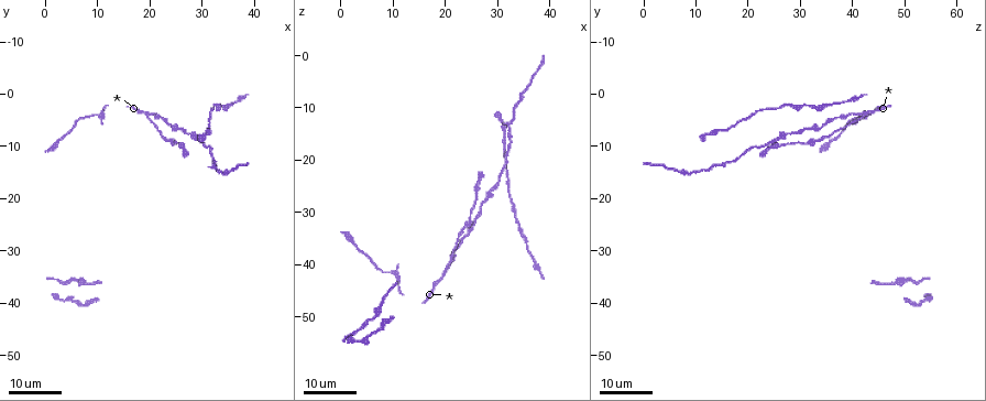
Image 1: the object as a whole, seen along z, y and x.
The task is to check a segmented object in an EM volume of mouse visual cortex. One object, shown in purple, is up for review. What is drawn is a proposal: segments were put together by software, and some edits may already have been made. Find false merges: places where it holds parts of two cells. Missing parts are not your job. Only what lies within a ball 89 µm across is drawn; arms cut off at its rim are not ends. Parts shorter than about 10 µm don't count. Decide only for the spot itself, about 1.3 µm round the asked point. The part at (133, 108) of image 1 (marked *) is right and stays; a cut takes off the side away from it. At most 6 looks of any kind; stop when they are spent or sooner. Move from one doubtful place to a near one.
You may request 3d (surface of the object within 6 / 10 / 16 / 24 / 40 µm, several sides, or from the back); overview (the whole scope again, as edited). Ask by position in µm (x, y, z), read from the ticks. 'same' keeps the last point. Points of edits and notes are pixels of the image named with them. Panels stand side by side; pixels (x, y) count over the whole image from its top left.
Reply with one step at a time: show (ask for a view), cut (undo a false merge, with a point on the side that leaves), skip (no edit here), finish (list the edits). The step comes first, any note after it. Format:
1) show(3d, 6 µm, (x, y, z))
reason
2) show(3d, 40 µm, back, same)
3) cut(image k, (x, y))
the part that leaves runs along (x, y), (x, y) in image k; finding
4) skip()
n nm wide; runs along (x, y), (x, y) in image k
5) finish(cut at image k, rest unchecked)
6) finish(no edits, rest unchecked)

show(3d, 24 µm, (25.0, 9.5, 31.0))

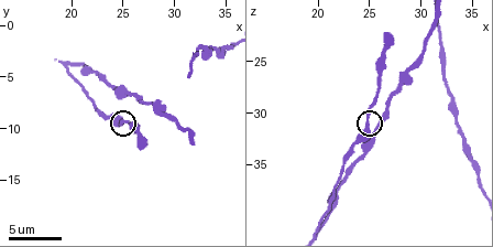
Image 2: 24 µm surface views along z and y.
show(3d, 10 µm, same)

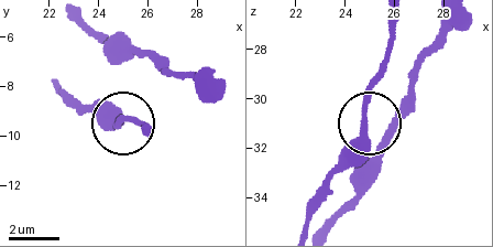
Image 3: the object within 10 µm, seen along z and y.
skip()
continuous, no second cell

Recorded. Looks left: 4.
show(3d, 16 µm, (29.2, 8.6, 25.4))
thick turns thin

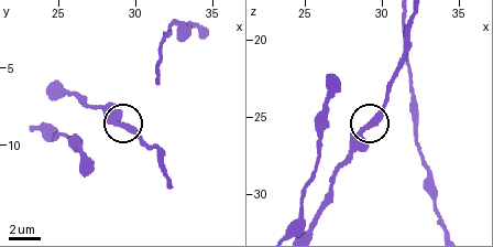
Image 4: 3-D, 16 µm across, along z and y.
skip()
runs along (306, 228), (351, 142), (387, 96) in image 4; continuous, no second cell

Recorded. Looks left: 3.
show(3d, 16 µm, (31.5, 10.5, 20.0))

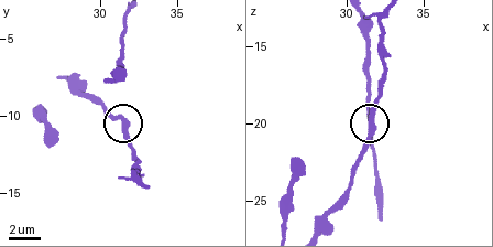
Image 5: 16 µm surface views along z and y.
show(3d, 6 µm, (31.6, 10.4, 20.6))

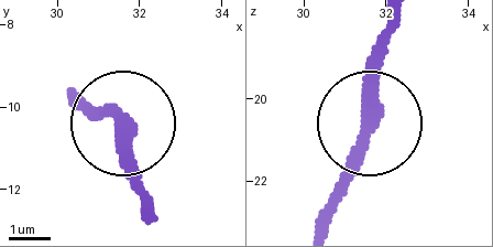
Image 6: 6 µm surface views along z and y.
skip()
runs along (69, 94), (118, 121), (139, 213) in image 6; all the same cell

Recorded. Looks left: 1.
finish(no edits, rest unchecked)

